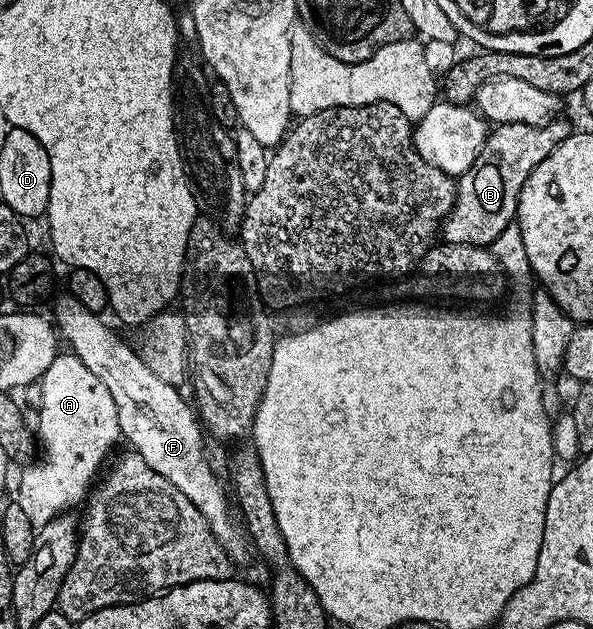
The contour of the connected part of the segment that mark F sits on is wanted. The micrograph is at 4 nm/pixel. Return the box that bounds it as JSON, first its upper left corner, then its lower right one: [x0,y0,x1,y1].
[55,295,247,563]

